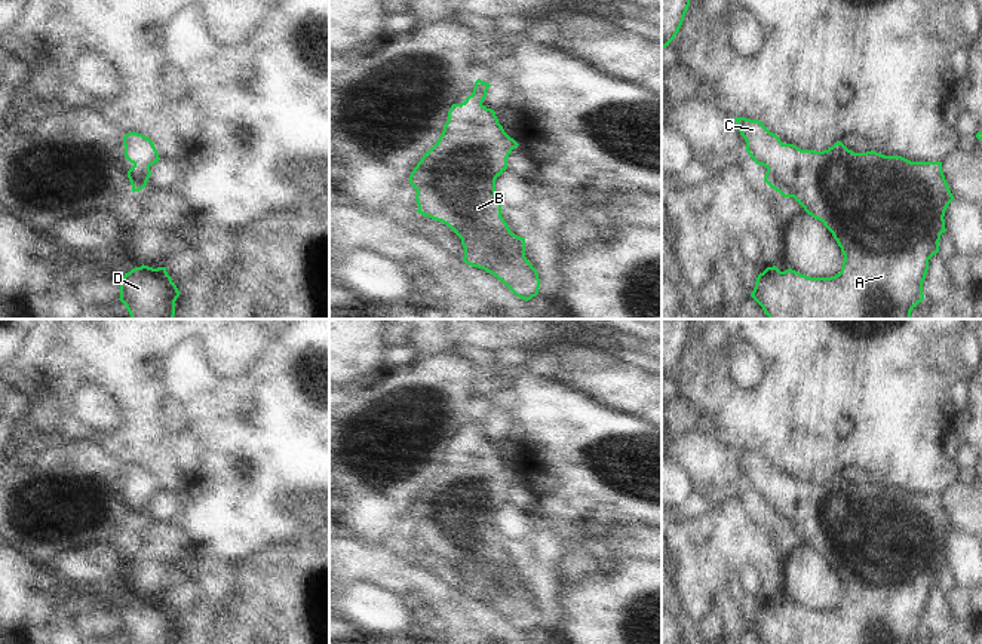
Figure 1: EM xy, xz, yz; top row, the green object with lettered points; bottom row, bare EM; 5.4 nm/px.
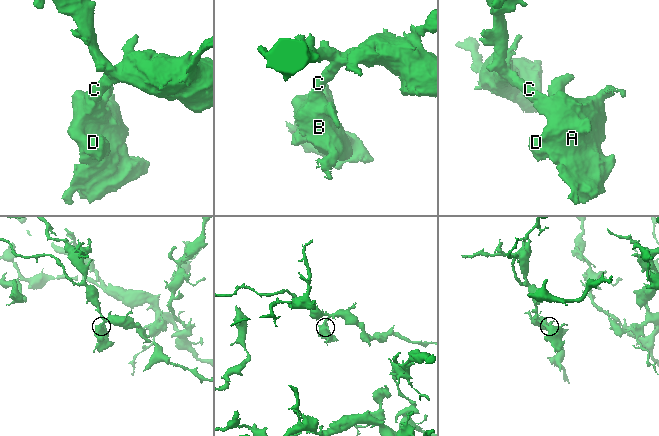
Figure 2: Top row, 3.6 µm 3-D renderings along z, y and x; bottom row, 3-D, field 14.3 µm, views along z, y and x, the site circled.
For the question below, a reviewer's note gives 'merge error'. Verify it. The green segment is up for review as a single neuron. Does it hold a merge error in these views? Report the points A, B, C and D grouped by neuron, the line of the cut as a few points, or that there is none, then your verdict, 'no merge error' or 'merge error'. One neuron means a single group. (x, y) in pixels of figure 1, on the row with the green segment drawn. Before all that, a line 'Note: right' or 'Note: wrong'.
Note: wrong
A B C D | no cut | no merge error

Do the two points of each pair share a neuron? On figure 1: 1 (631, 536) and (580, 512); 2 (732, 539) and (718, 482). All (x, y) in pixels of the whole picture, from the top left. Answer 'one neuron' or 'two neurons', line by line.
1: two neurons
2: two neurons

